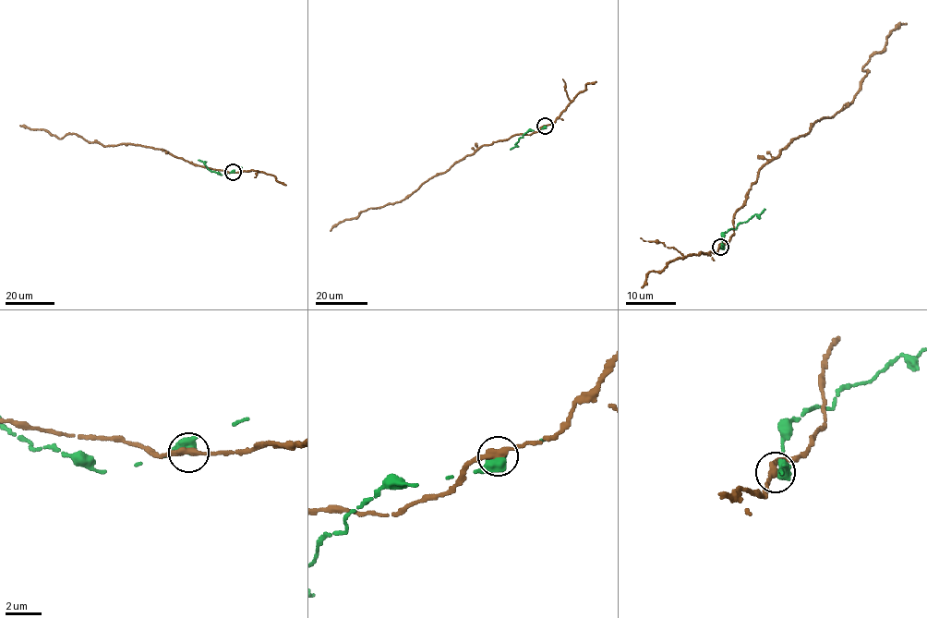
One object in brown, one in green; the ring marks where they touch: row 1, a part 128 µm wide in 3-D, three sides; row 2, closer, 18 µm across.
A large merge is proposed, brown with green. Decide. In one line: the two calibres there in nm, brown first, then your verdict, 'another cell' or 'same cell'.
calibres 340 and 650 nm; another cell

